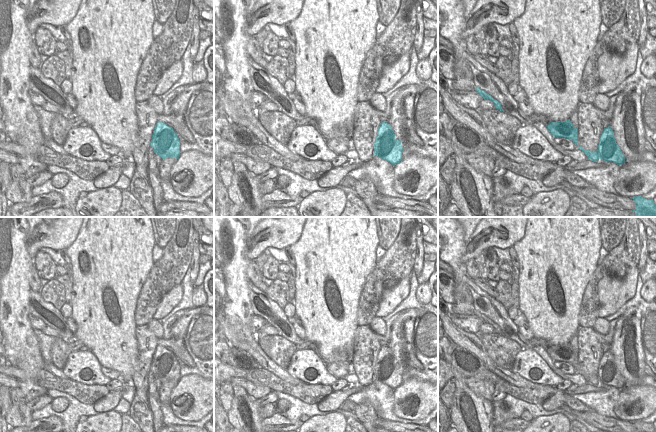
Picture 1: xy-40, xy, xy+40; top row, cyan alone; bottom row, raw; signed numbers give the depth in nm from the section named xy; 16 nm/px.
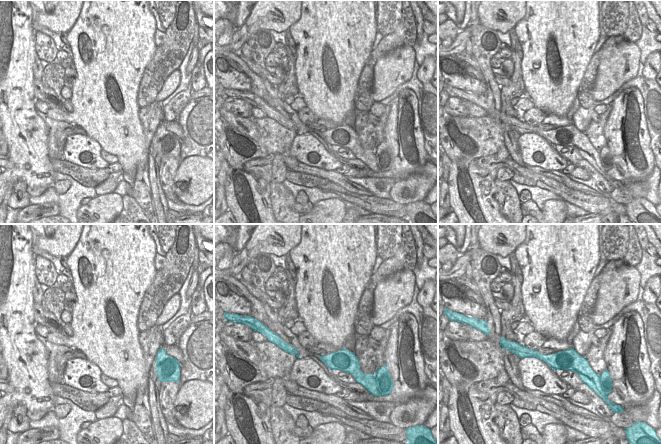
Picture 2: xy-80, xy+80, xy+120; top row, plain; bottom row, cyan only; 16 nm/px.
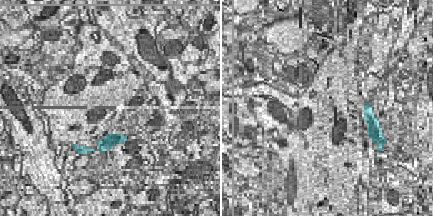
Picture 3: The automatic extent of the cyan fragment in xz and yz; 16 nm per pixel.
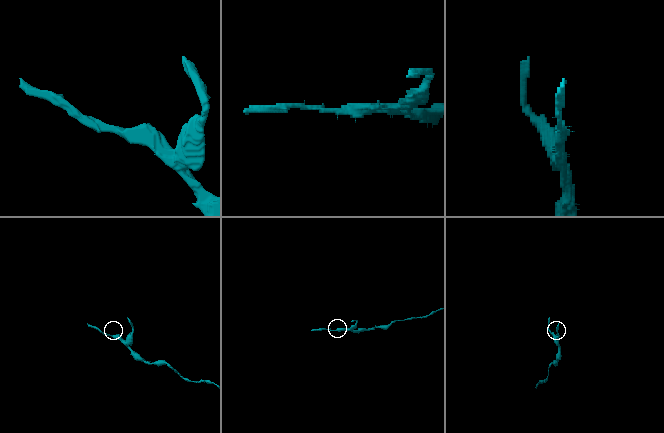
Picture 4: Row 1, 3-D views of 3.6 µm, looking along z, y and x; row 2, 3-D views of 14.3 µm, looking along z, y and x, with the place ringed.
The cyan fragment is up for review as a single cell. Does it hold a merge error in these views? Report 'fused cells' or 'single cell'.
fused cells

